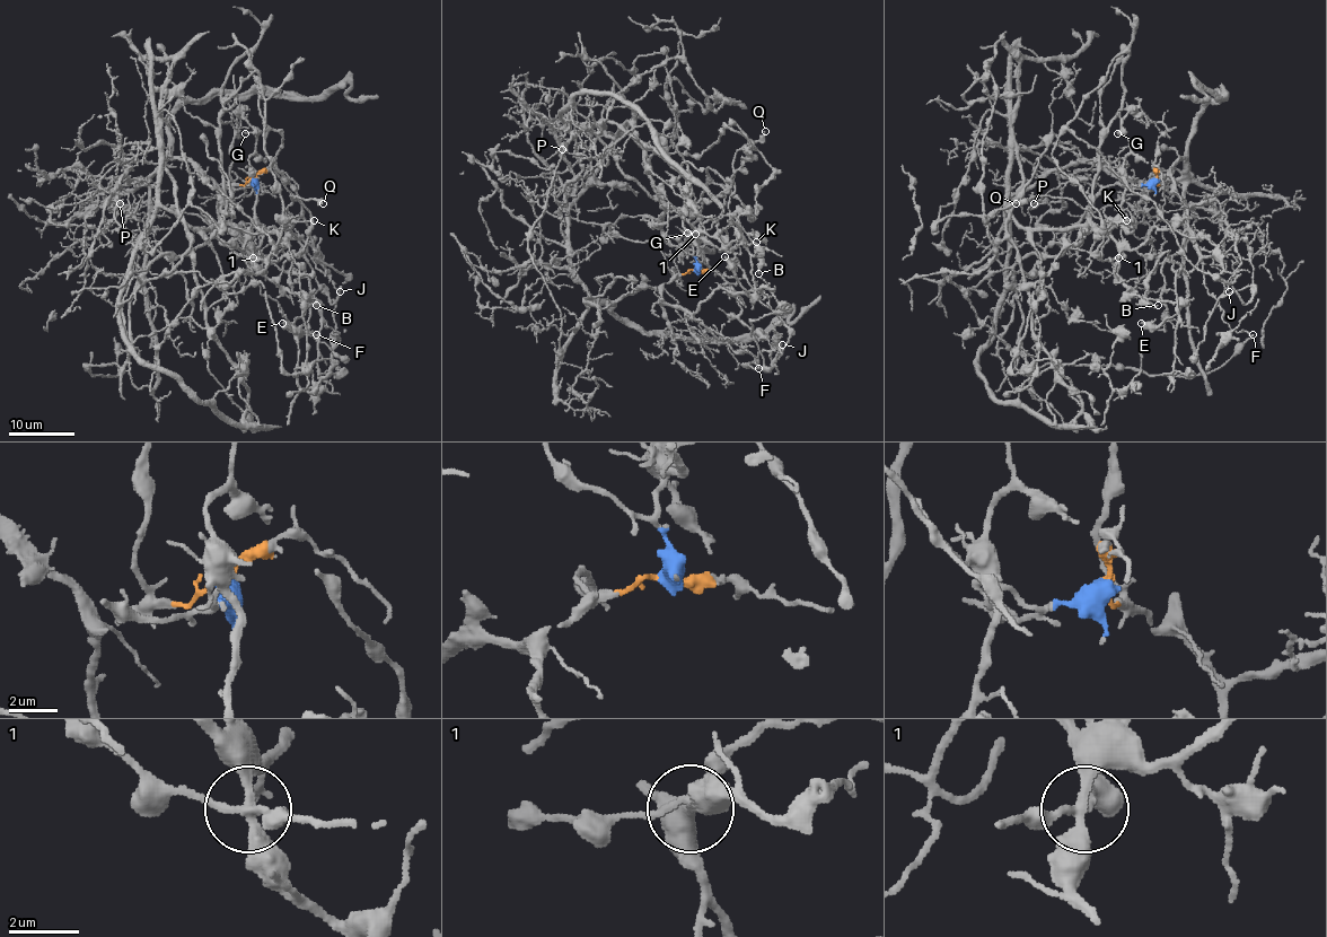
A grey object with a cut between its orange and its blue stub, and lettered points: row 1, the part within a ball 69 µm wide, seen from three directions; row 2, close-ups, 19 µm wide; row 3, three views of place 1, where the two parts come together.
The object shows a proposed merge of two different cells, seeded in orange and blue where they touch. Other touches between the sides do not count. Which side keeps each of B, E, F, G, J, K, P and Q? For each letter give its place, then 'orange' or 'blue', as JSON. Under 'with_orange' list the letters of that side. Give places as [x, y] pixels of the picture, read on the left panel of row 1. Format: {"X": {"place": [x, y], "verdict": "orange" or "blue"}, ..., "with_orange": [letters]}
{"B": {"place": [316, 305], "verdict": "blue"}, "E": {"place": [282, 323], "verdict": "blue"}, "F": {"place": [316, 334], "verdict": "orange"}, "G": {"place": [245, 133], "verdict": "blue"}, "J": {"place": [340, 291], "verdict": "orange"}, "K": {"place": [314, 220], "verdict": "blue"}, "P": {"place": [120, 203], "verdict": "orange"}, "Q": {"place": [323, 203], "verdict": "blue"}, "with_orange": ["F", "J", "P"]}

